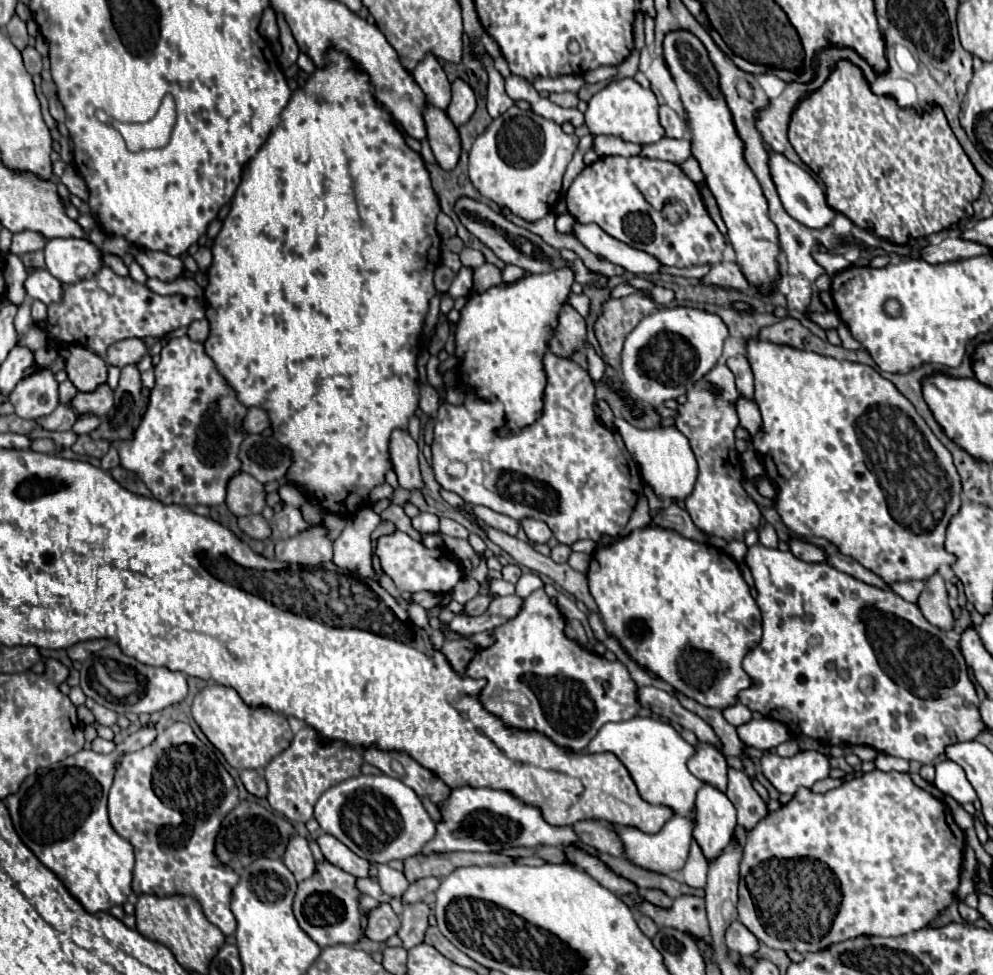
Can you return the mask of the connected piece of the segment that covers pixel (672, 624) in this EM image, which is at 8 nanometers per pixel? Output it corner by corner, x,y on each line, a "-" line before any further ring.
632,530
626,538
612,546
598,548
592,554
588,584
608,634
626,648
636,664
652,670
672,688
704,706
724,710
738,700
738,690
750,686
750,678
742,670
742,658
758,646
762,638
760,608
736,562
722,550
706,542
682,538
680,534
674,534
674,530

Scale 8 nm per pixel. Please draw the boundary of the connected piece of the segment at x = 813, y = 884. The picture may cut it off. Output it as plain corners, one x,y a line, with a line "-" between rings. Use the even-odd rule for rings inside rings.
872,770
860,778
854,778
850,782
844,782
840,788
828,790
824,794
816,794
808,788
798,790
792,800
784,806
780,806
776,812
768,812
748,834
744,844
744,856
740,862
740,884
738,884
738,914
740,922
766,946
778,948
778,950
798,950
798,952
818,952
824,950
836,942
844,942
848,938
856,936
904,936
910,932
916,932
924,926
928,926
944,908
950,906
950,902
956,898
958,886
960,886
960,872
962,872
962,854
964,854
964,832
954,826
954,818
948,810
948,806
926,792
924,788
916,786
910,778
910,774
900,772
882,772
-
802,854
810,854
810,892
804,890
800,884
800,874
796,872
796,864
788,858
806,858

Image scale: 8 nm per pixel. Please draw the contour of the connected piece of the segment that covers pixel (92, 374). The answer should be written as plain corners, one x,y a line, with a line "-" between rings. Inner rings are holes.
66,344
60,346
58,354
64,358
66,374
78,390
90,392
96,390
96,386
100,386
102,382
106,382
108,378
106,362
92,350
86,350
84,346
78,344

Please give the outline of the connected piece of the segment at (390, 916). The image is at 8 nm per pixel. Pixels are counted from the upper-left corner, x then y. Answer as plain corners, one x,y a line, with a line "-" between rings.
380,902
378,908
370,910
368,914
368,924
364,928
364,936
374,942
384,942
386,938
394,936
398,932
400,920
390,908
388,902

